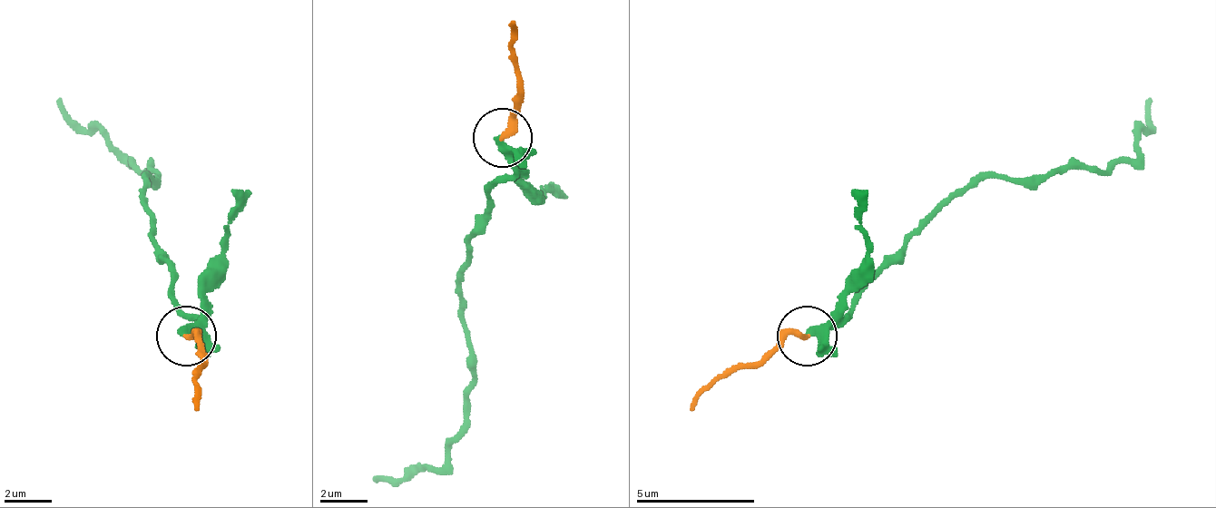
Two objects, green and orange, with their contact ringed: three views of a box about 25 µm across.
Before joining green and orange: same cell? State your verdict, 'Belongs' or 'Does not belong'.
Does not belong

